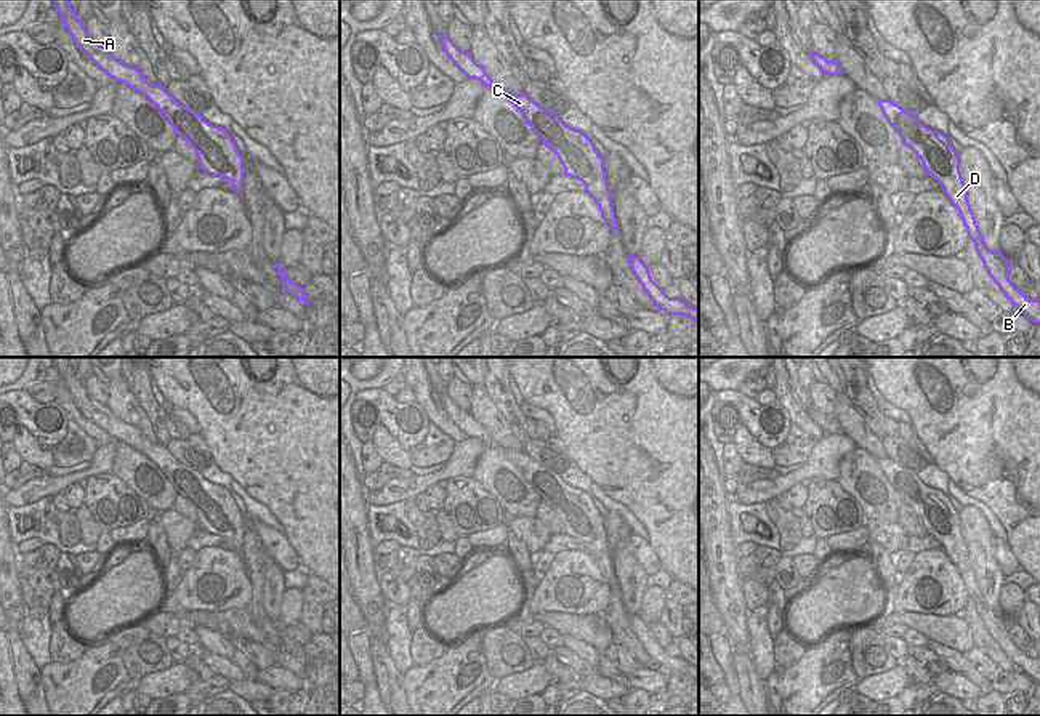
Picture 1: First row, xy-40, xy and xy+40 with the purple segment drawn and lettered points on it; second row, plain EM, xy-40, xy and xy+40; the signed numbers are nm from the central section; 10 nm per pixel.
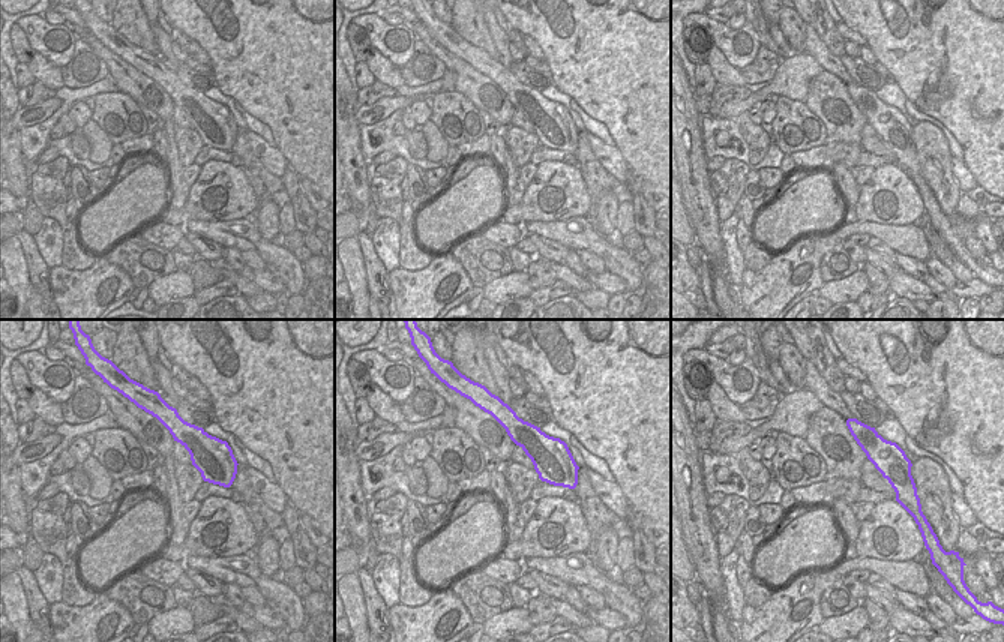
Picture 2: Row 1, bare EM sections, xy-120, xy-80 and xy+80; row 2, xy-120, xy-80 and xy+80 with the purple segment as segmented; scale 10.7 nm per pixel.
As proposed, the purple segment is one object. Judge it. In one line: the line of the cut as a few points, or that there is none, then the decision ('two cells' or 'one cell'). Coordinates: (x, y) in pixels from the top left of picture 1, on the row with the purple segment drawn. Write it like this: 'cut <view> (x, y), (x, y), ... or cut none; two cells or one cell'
cut none; one cell

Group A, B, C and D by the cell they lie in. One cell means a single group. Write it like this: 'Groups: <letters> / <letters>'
Groups: A B C D.

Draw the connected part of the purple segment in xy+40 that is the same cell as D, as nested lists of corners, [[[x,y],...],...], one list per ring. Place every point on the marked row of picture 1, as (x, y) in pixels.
[[[878,99],[878,106],[888,123],[899,133],[902,144],[915,152],[928,176],[941,184],[950,203],[958,210],[968,239],[974,242],[989,276],[1018,311],[1026,314],[1032,322],[1040,324],[1040,300],[1027,298],[1013,285],[1008,276],[1008,266],[1013,259],[1006,259],[1002,251],[992,251],[982,239],[968,200],[968,189],[961,178],[960,157],[949,138],[923,125],[915,114],[902,109],[891,99]]]

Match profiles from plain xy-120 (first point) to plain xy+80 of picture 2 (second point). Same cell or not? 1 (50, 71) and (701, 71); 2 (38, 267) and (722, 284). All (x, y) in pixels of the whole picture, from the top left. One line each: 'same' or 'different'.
1: different
2: same

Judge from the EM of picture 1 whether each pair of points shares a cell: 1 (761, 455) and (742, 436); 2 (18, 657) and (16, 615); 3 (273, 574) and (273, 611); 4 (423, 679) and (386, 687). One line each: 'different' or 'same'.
1: same
2: different
3: same
4: different

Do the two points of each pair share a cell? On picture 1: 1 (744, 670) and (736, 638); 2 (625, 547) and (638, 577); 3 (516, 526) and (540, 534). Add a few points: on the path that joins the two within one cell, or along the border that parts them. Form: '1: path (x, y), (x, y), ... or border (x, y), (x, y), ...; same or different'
1: border (747, 651), (736, 651), (733, 654); different
2: path (625, 555), (625, 564), (630, 569); same
3: path (523, 527), (534, 534); same

